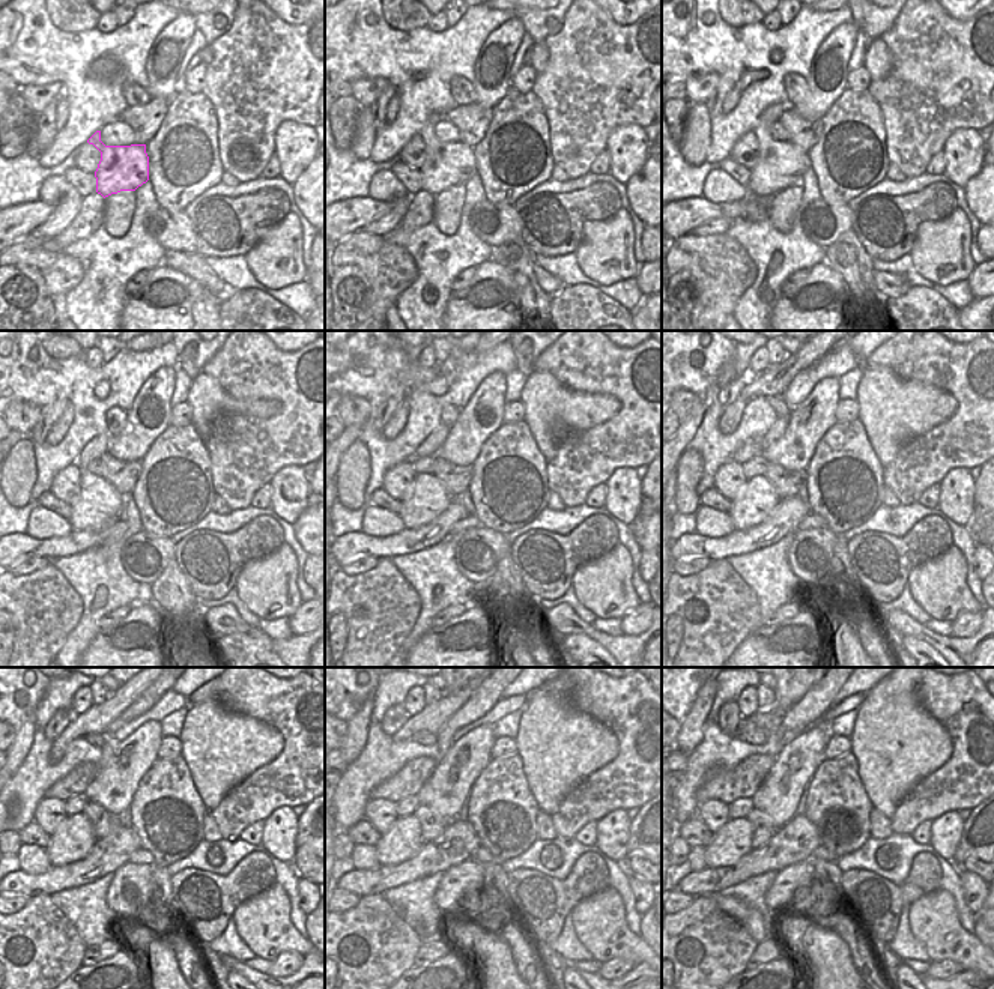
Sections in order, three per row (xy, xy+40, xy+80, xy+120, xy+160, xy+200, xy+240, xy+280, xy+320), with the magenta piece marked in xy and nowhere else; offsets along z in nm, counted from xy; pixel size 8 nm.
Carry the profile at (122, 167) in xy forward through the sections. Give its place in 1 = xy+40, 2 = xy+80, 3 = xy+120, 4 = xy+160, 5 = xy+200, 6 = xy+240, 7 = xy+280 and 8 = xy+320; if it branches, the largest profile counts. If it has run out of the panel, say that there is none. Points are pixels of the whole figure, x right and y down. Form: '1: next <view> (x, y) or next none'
1: next xy+40 (447, 164)
2: next xy+80 (781, 164)
3: next xy+120 (100, 501)
4: next xy+160 (430, 499)
5: next xy+200 (757, 498)
6: next xy+240 (74, 837)
7: next xy+280 (402, 842)
8: next xy+320 (733, 840)

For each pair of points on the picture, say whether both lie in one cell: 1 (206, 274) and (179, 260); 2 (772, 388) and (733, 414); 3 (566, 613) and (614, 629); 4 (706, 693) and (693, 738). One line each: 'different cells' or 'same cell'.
1: same cell
2: same cell
3: different cells
4: same cell

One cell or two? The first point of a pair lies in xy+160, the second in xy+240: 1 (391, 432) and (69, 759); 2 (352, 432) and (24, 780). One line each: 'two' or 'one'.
1: two
2: two

